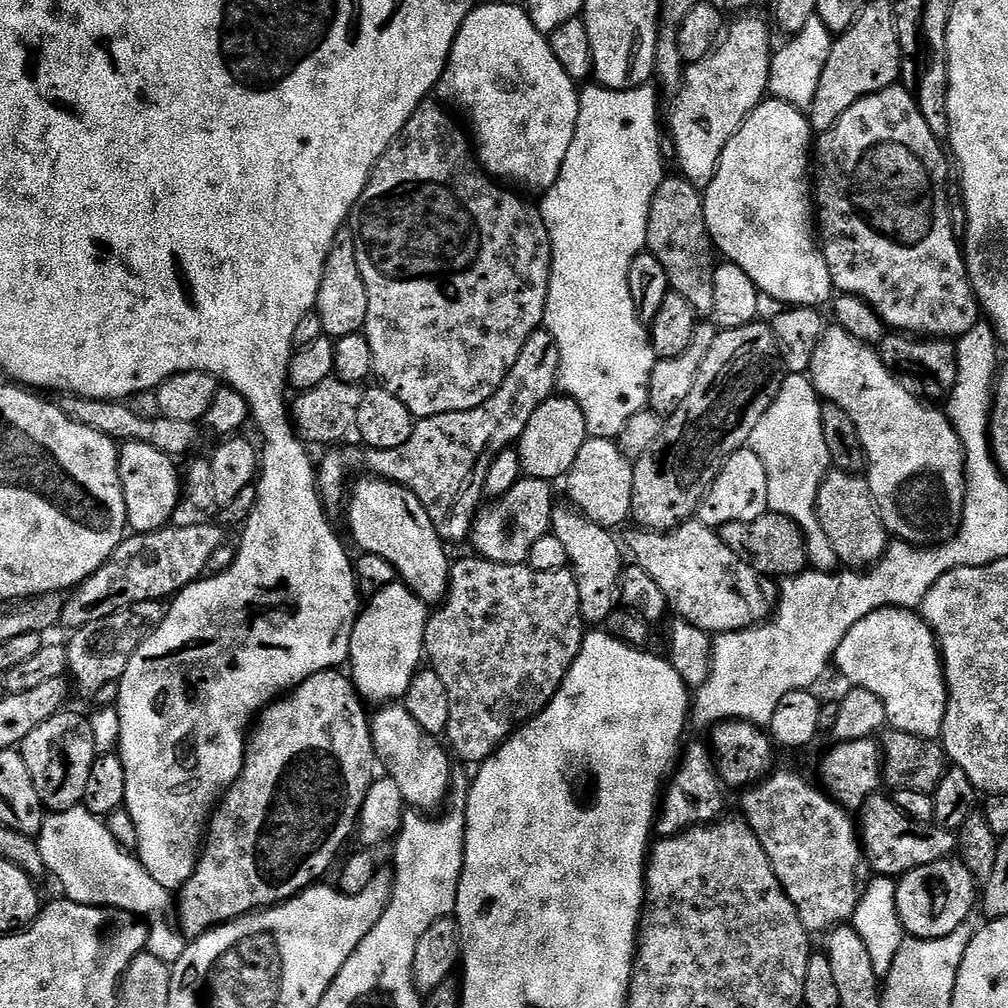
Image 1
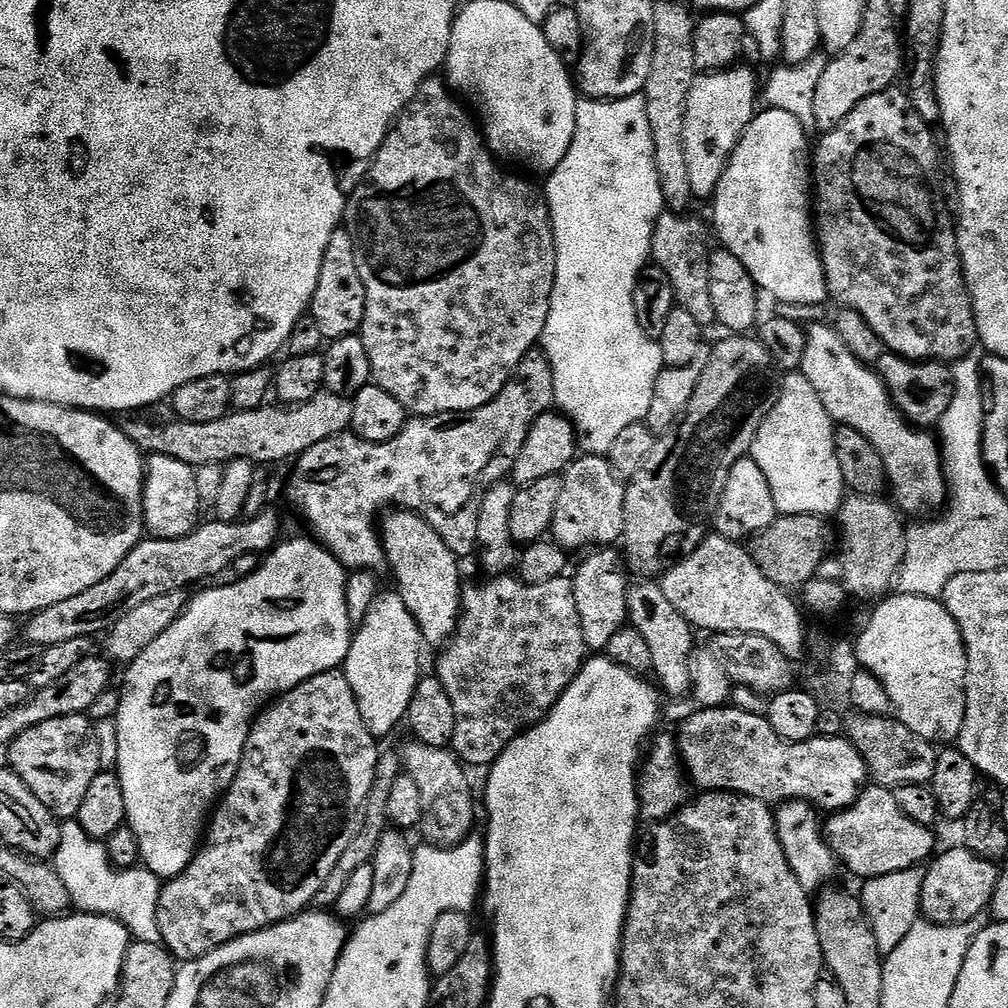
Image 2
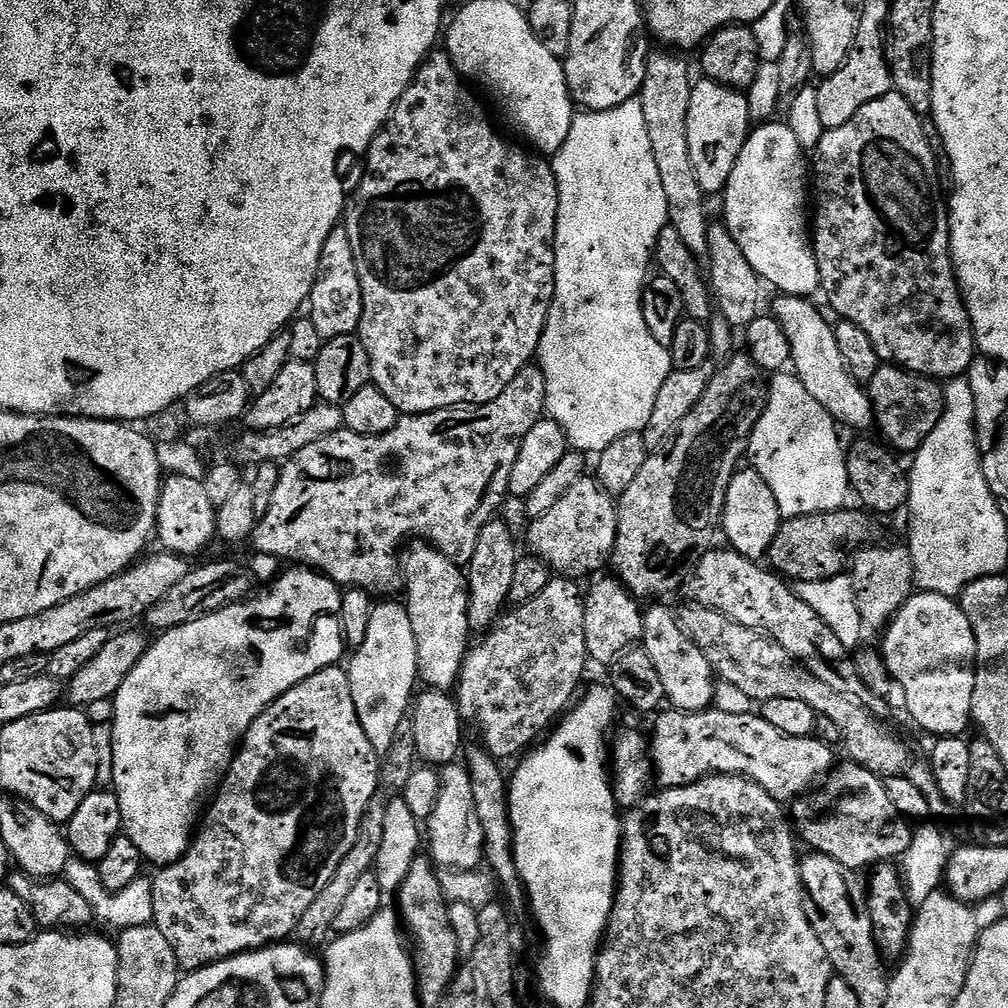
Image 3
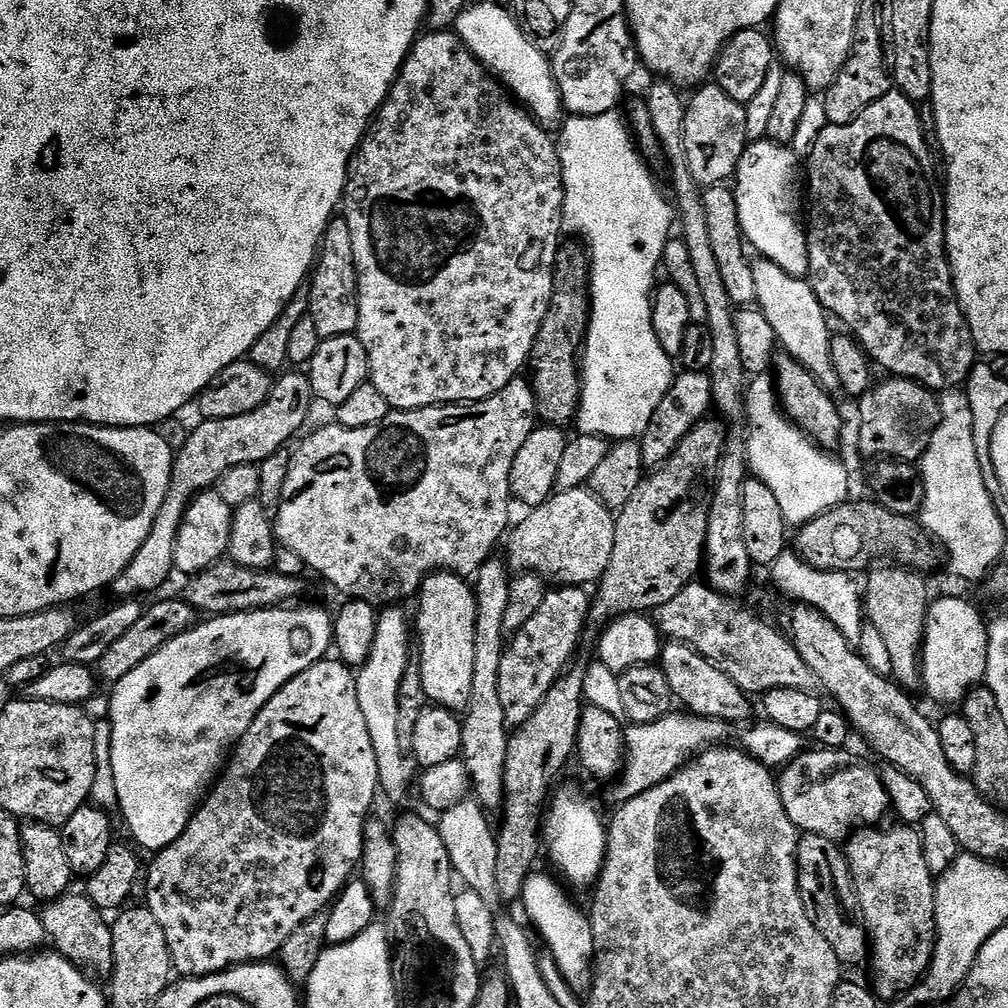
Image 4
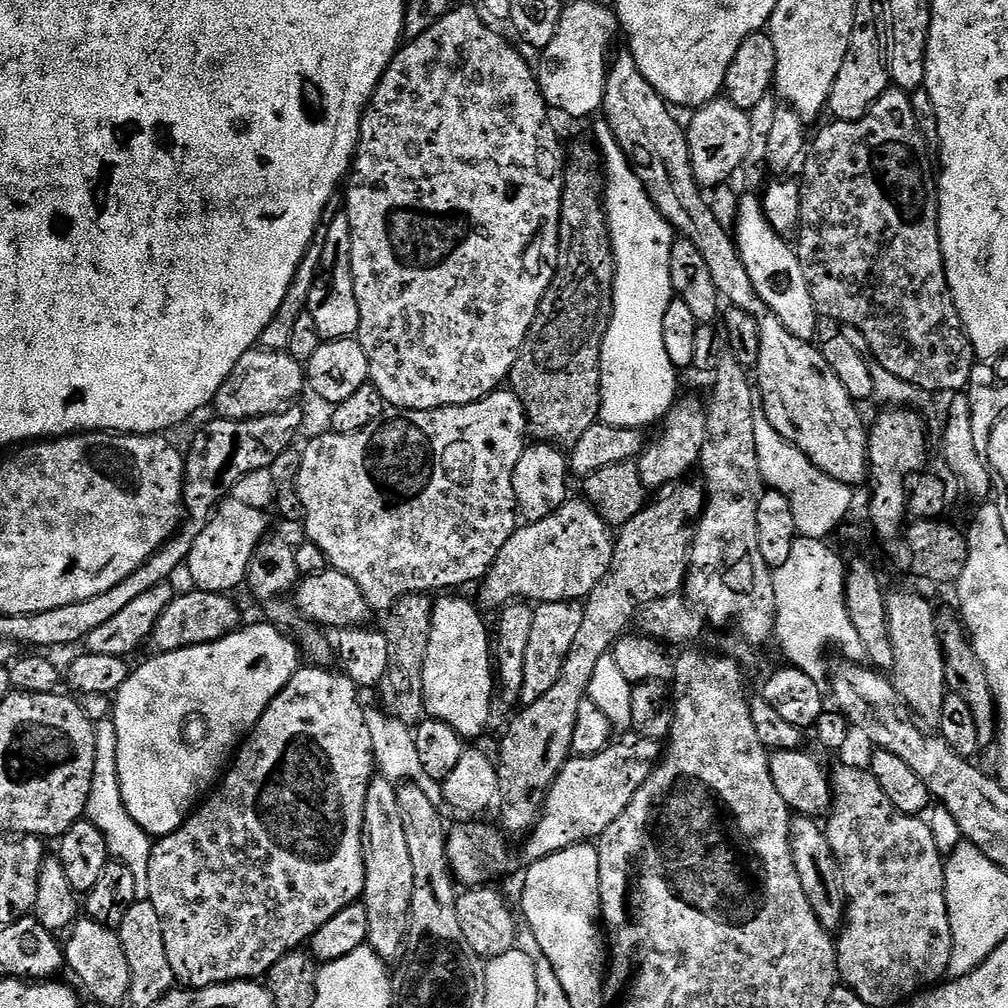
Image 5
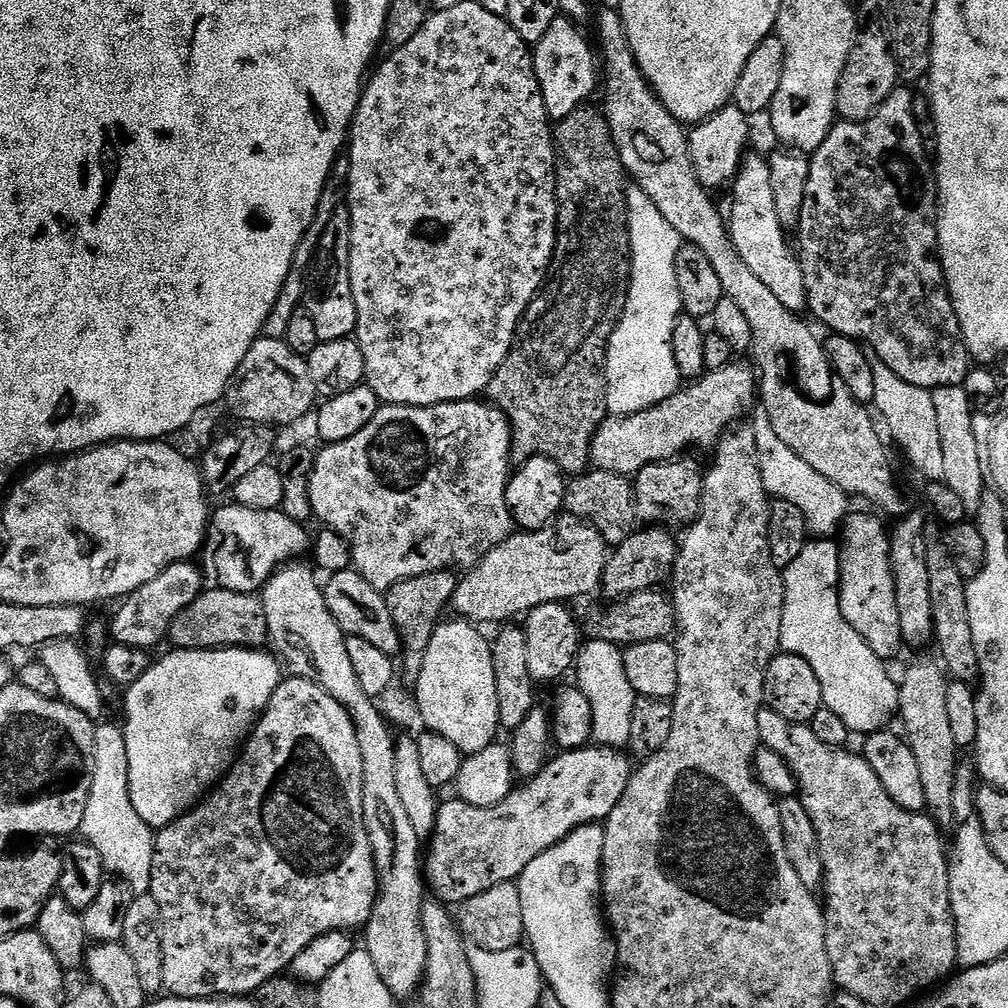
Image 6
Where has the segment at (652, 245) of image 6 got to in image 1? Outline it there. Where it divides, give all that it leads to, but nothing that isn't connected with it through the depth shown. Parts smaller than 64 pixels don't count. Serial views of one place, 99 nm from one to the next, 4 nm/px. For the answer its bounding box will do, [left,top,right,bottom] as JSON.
[538,86,666,440]

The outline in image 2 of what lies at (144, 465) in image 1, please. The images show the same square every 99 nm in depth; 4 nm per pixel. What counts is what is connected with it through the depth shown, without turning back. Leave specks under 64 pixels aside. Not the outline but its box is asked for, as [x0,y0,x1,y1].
[144,455,200,540]

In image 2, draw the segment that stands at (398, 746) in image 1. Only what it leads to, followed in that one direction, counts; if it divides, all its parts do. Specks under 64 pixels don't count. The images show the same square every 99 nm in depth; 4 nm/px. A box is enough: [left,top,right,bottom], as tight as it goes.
[402,742,476,848]

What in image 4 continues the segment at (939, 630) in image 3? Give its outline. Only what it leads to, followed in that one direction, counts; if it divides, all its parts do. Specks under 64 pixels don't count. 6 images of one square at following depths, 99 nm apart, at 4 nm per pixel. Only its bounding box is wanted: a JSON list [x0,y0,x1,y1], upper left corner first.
[922,596,988,705]

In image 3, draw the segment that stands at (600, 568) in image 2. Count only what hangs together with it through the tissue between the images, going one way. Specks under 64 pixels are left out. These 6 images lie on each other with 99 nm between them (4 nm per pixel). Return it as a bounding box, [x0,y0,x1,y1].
[584,580,644,665]

